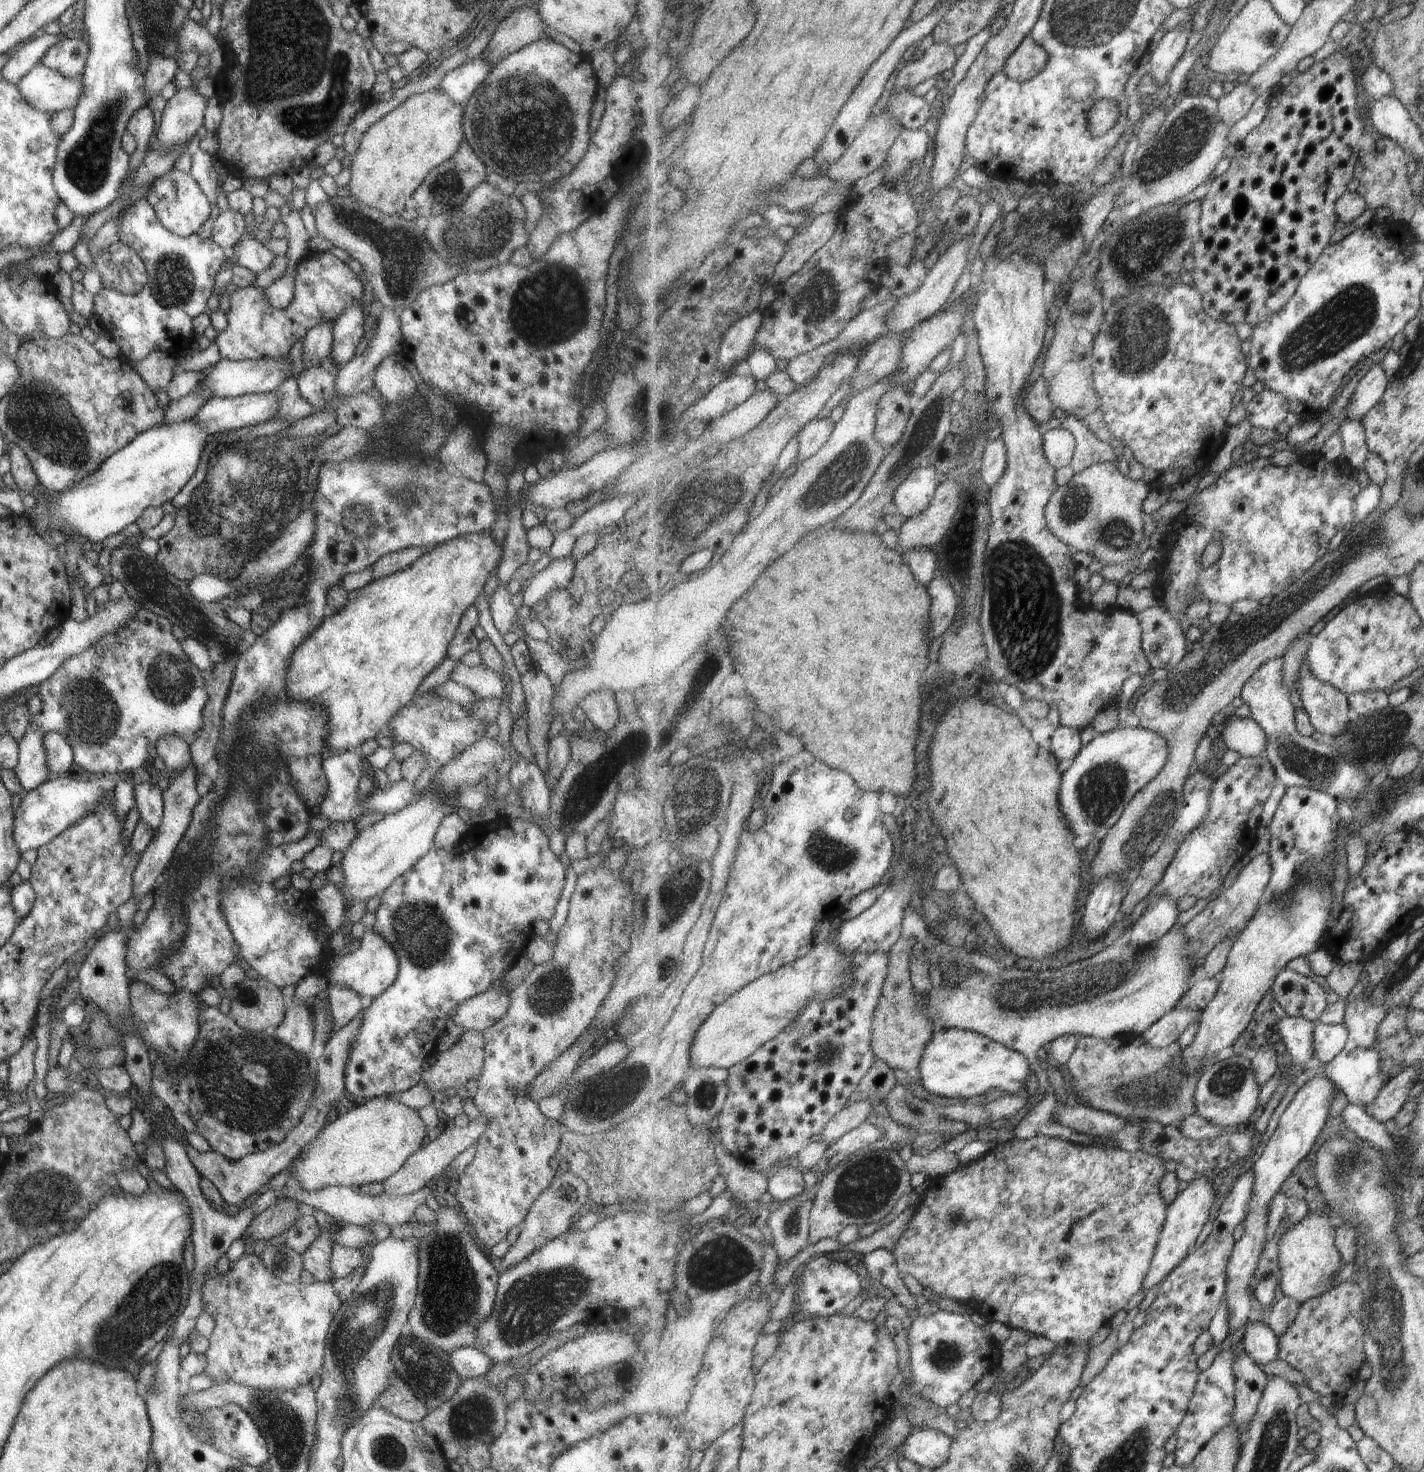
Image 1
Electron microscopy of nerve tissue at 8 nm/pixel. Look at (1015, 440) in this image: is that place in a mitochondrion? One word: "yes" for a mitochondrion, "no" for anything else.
no

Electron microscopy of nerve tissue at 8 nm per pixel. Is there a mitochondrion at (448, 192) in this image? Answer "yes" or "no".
yes

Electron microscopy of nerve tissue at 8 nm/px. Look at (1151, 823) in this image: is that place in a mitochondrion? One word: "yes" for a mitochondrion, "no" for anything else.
yes

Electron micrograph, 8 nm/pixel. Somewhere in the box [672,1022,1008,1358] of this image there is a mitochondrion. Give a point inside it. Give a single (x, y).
(864, 1188)

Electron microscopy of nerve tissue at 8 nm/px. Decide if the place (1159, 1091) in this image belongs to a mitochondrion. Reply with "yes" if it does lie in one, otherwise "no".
yes

